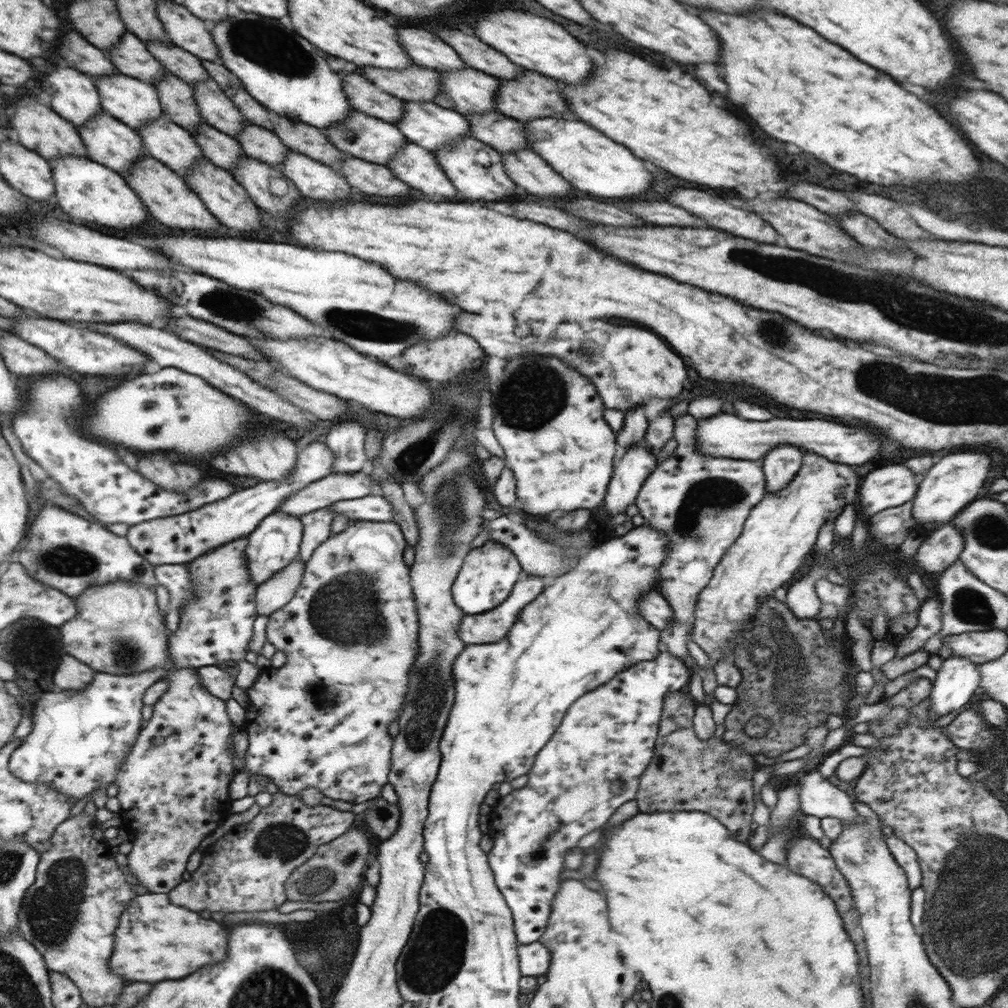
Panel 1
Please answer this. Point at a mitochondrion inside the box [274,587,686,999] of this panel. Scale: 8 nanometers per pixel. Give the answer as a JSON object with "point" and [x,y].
{"point":[435,956]}

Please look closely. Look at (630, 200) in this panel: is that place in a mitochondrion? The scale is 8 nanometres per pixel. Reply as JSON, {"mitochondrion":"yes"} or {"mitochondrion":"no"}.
{"mitochondrion":"no"}

